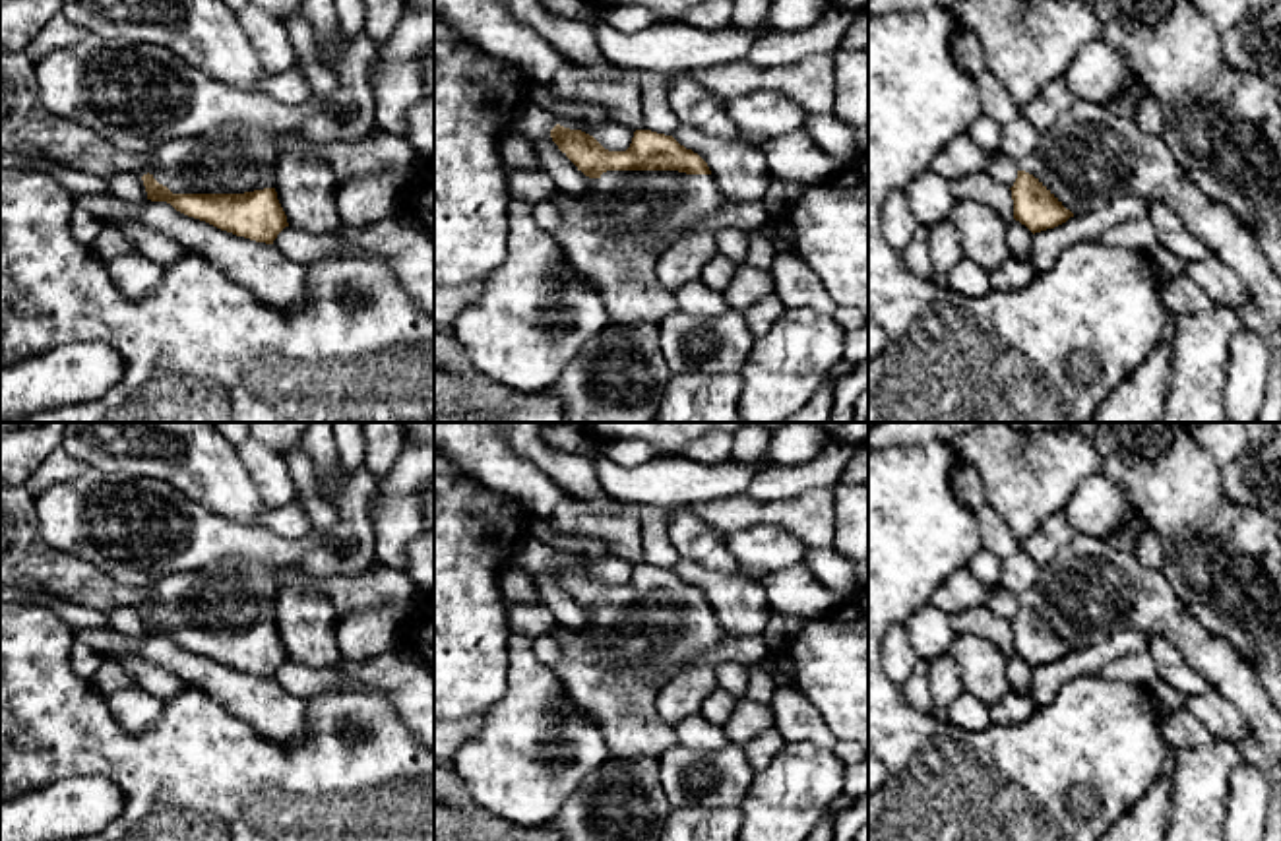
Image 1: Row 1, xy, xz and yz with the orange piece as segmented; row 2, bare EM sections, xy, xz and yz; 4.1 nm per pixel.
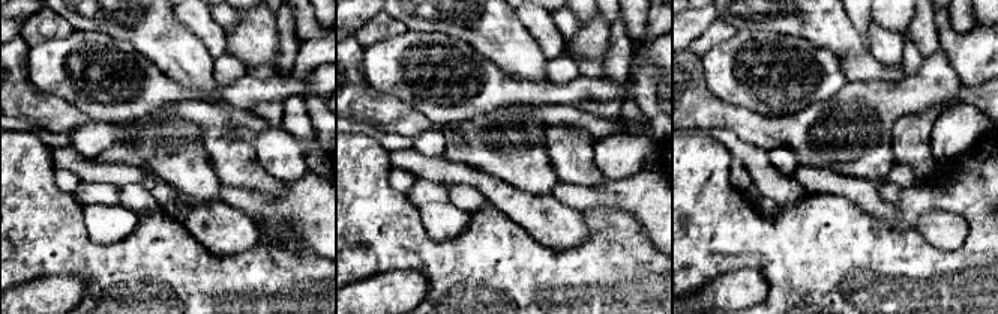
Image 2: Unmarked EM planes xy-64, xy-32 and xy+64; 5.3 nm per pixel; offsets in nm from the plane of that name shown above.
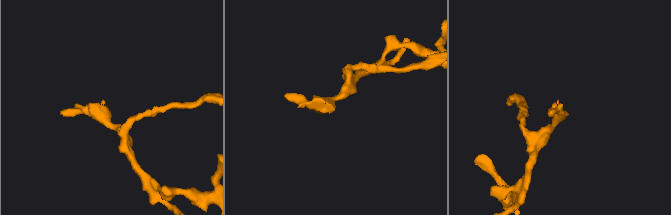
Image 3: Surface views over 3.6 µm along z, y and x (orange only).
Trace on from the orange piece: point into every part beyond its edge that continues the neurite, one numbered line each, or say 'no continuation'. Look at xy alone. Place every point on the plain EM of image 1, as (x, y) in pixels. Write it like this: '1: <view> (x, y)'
1: xy (229, 593)

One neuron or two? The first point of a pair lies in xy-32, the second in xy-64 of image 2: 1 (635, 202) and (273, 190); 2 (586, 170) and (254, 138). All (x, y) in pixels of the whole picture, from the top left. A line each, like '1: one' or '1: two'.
1: two
2: two

